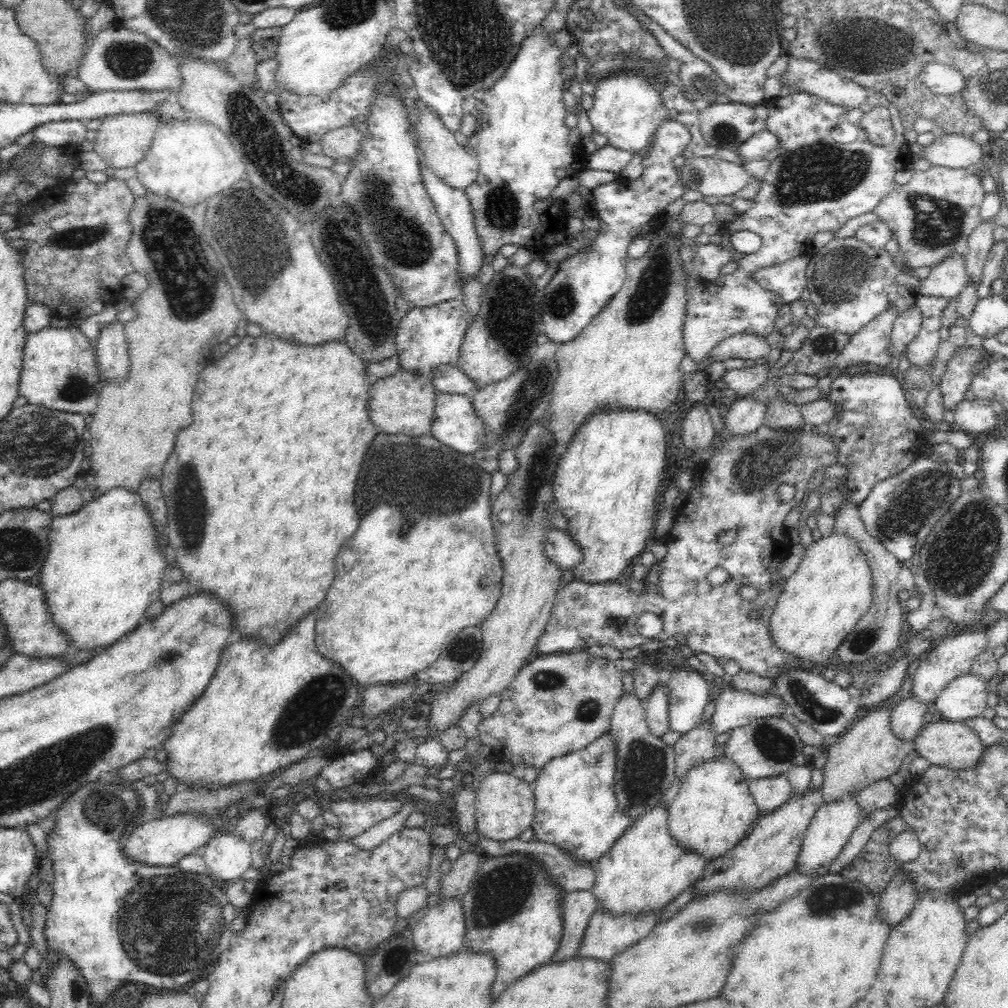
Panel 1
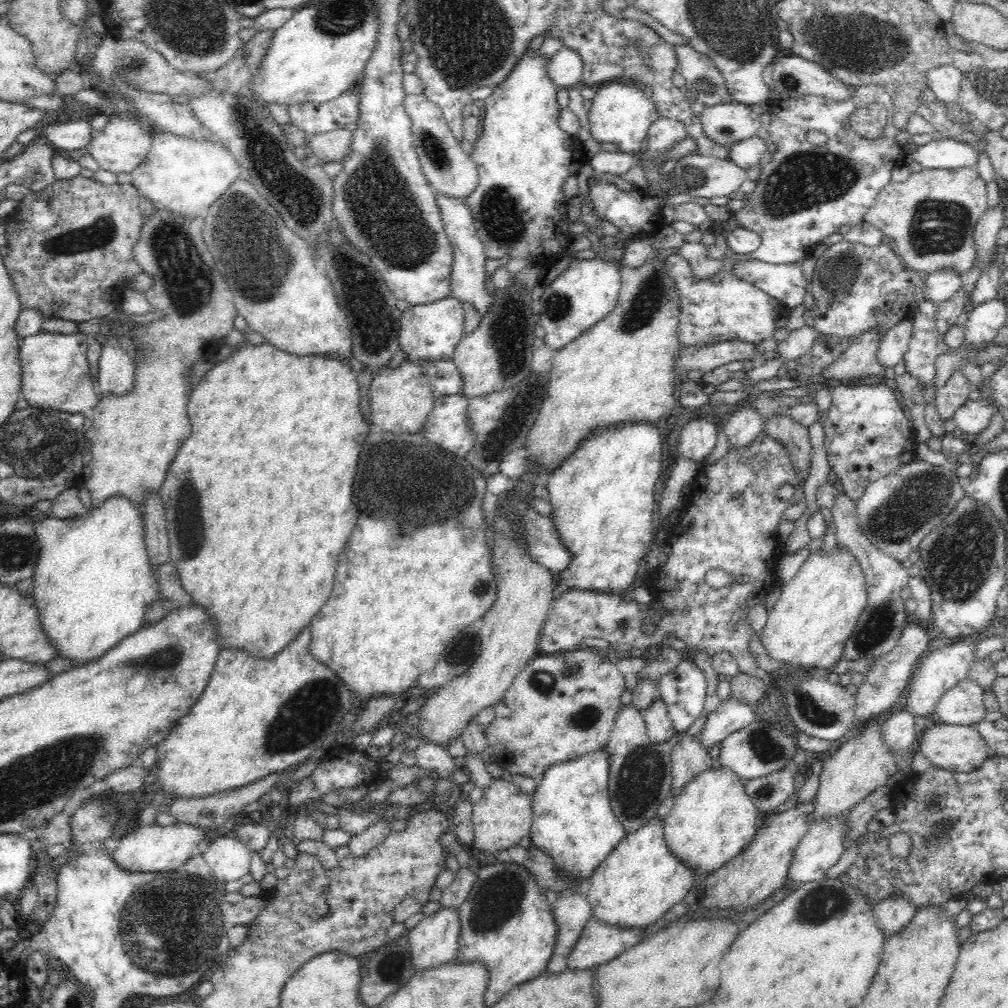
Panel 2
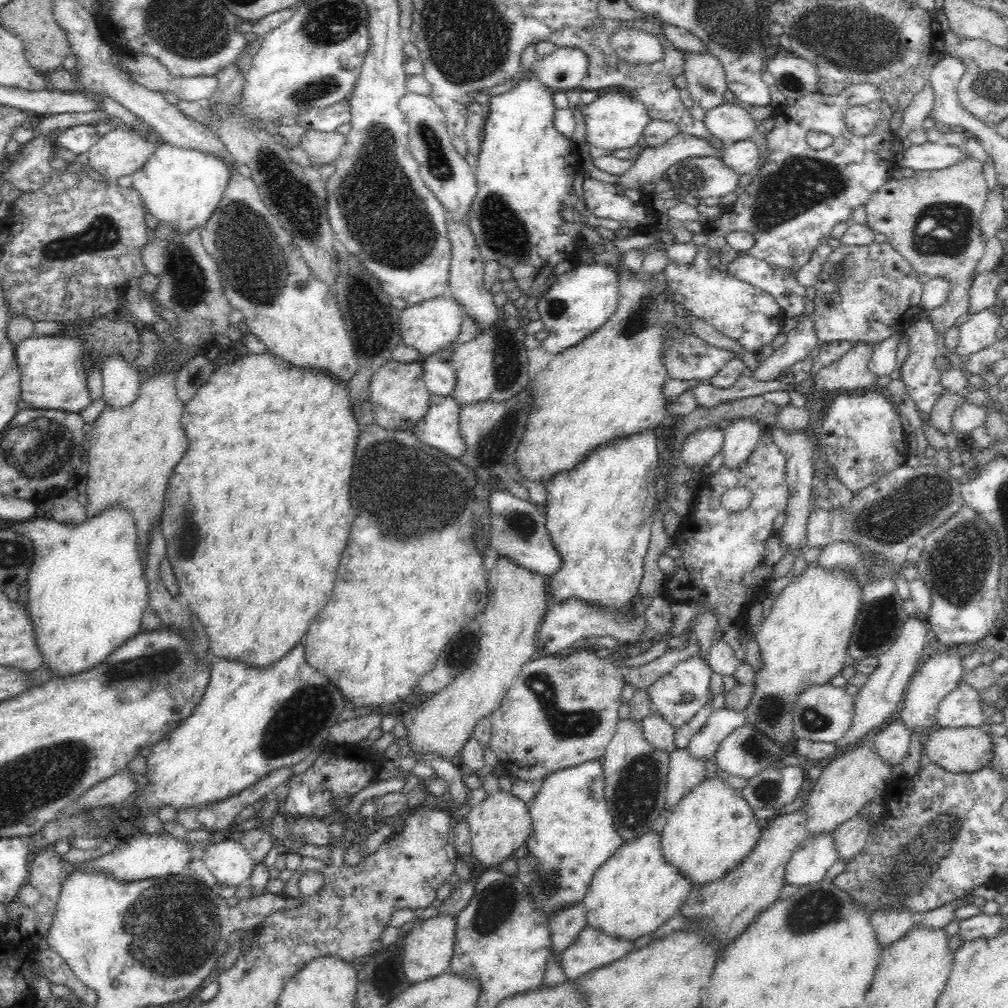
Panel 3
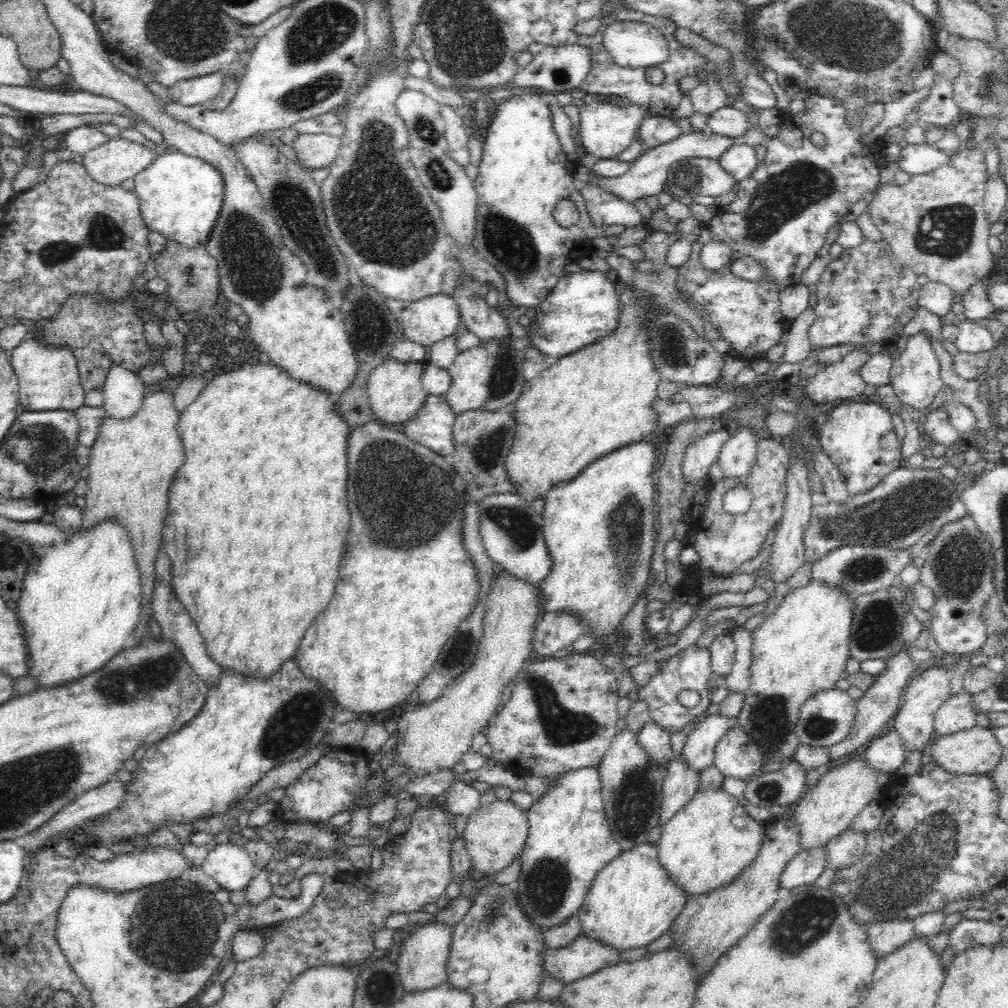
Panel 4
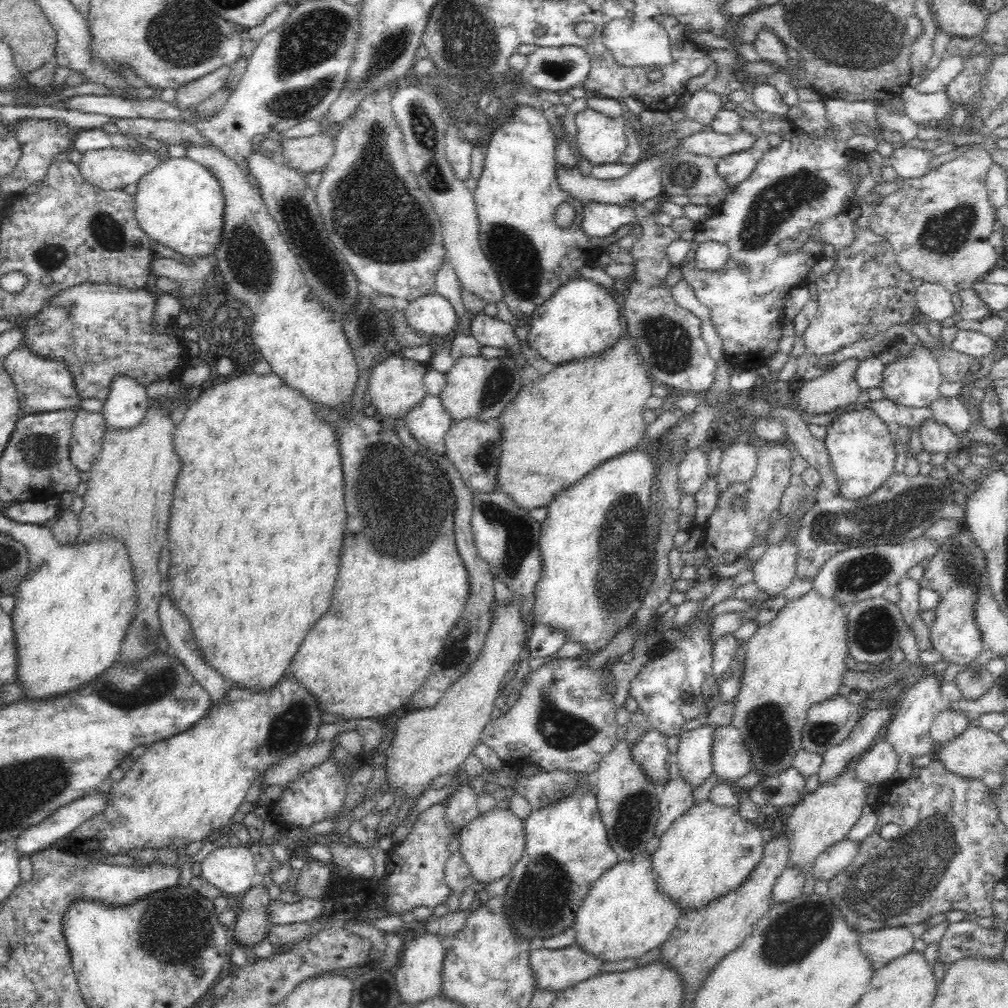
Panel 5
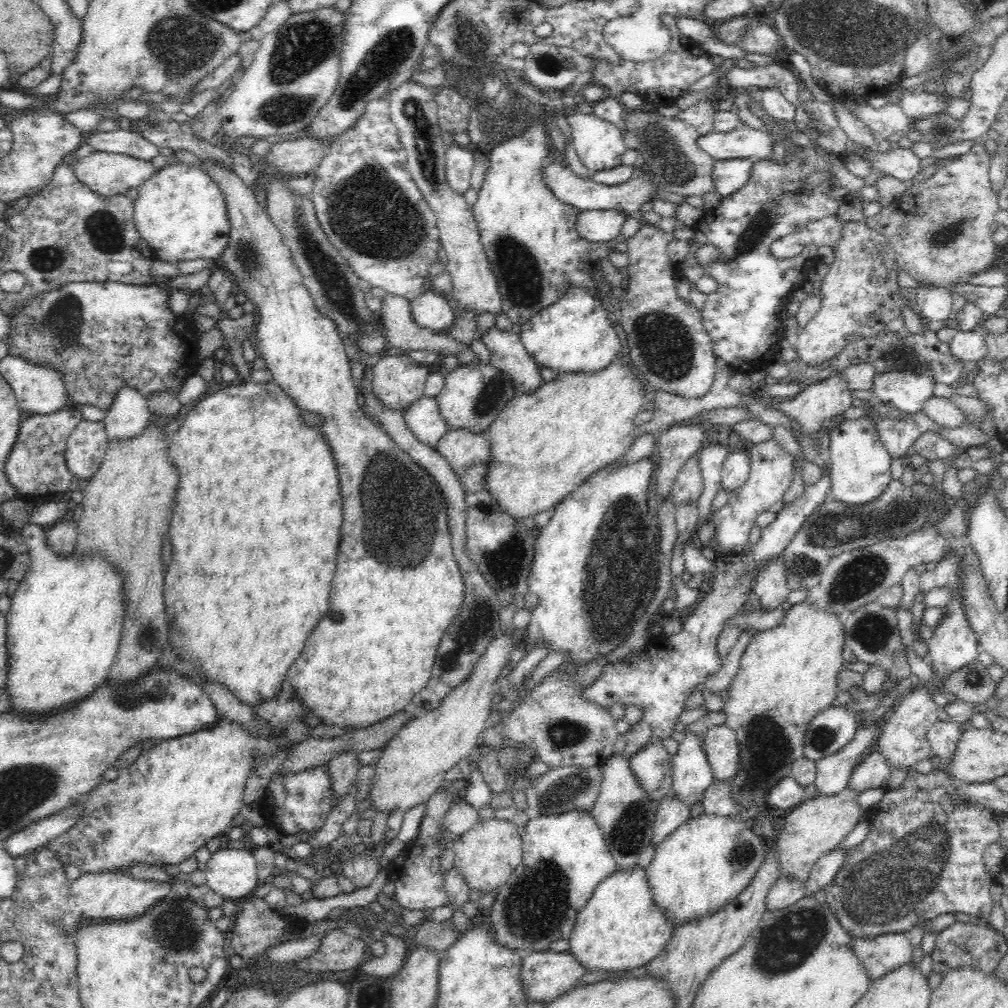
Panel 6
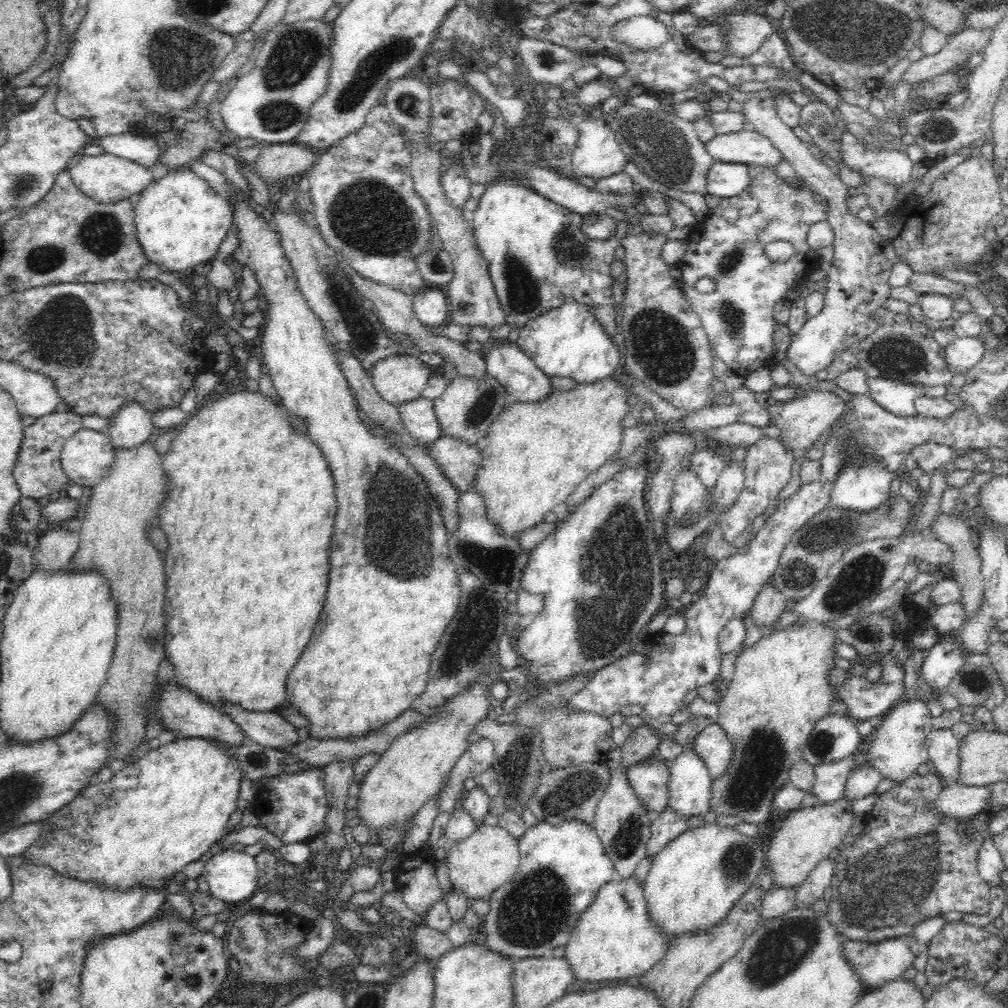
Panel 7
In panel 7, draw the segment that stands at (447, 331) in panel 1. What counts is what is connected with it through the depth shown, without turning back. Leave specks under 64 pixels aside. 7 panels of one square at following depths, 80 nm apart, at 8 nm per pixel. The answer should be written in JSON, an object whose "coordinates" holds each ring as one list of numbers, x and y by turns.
{"coordinates":[[430,285,412,298,414,314,421,324,434,329,450,322,445,288]]}

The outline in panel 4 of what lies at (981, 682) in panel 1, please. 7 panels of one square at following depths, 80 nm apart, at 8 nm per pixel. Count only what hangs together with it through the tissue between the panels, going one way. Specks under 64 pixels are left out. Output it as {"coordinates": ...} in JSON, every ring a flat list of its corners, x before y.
{"coordinates":[[962,688,961,692,950,694,935,712,934,736,954,734,976,726,977,712,971,703,972,694]]}

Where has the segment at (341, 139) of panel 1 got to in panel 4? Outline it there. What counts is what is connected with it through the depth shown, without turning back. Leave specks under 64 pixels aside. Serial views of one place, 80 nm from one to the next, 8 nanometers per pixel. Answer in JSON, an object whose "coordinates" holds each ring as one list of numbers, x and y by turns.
{"coordinates":[[300,133,291,144,304,168,315,170,331,165,336,160,340,136,328,133]]}

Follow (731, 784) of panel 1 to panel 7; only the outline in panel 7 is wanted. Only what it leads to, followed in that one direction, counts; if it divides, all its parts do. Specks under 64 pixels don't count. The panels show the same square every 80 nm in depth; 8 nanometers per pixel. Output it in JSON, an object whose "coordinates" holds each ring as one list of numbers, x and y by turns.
{"coordinates":[[714,820,694,828,683,827,674,840,653,856,650,872,642,882,648,914,671,938,716,926,728,914,732,904,740,900,740,896,756,882,765,864,764,849,756,839,738,832,735,826,722,826]]}

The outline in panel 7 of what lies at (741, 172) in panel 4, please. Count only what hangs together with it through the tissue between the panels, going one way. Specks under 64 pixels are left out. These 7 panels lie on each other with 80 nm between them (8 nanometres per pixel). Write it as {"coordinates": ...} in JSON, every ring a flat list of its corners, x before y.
{"coordinates":[[714,161,707,174,707,192,722,199,731,197,740,194,750,179,748,164]]}

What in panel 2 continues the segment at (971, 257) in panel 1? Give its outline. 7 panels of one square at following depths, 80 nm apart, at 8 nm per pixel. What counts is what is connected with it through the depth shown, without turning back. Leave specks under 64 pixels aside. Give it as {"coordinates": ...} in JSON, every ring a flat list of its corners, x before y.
{"coordinates":[[992,207,985,211,980,217,978,224,974,228,972,239,974,239,974,249,976,256,973,263,973,268,978,267,988,256,988,252,992,251,996,246,996,234,998,230,1004,226,1004,212,1002,207]]}

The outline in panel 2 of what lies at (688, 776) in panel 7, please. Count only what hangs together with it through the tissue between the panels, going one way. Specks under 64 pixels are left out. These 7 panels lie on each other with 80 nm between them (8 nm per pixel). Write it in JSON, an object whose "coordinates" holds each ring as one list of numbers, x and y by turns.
{"coordinates":[[728,695,714,711,707,714,707,723,699,732,702,745,709,749,717,742,724,741,732,732,748,726,756,718,755,704]]}

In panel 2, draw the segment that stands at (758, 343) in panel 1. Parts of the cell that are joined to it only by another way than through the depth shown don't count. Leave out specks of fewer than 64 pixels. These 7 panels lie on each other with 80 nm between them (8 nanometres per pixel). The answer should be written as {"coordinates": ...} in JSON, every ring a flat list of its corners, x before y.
{"coordinates":[[726,339,706,346,706,348,680,349,675,369,683,377,686,368,695,368,702,372,710,372,716,366,722,366,734,360,760,360,761,354,754,343,748,343,740,339]]}

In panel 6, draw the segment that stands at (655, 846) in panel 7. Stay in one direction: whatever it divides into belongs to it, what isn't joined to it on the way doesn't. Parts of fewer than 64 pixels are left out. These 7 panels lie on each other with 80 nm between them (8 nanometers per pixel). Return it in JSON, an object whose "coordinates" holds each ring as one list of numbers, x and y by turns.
{"coordinates":[[673,790,670,794,666,794,664,798,660,798,657,805,657,817,653,824,652,839,652,843,656,845,660,844,672,830,676,830,688,816,691,816,691,808,682,802]]}

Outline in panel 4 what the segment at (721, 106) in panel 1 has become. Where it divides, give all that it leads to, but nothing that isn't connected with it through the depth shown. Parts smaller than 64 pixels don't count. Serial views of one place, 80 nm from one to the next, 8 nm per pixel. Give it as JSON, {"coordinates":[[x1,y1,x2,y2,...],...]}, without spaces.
{"coordinates":[[728,103,707,116,707,131,741,140,752,127,753,118]]}

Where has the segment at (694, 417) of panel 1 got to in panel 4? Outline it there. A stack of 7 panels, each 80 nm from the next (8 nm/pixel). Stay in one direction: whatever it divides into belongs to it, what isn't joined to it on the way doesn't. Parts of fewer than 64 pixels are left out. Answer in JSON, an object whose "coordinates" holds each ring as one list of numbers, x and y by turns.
{"coordinates":[[715,426,711,432,696,438,688,446,682,463,685,482,698,482,707,477,710,465,716,462,729,434,728,428]]}

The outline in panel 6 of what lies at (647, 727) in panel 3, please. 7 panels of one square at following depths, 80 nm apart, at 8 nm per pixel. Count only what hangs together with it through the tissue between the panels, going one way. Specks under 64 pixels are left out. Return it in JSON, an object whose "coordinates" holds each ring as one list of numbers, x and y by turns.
{"coordinates":[[652,736,651,742,629,759,632,773,645,788,649,797,658,802,672,792,671,756,663,745,663,740]]}

